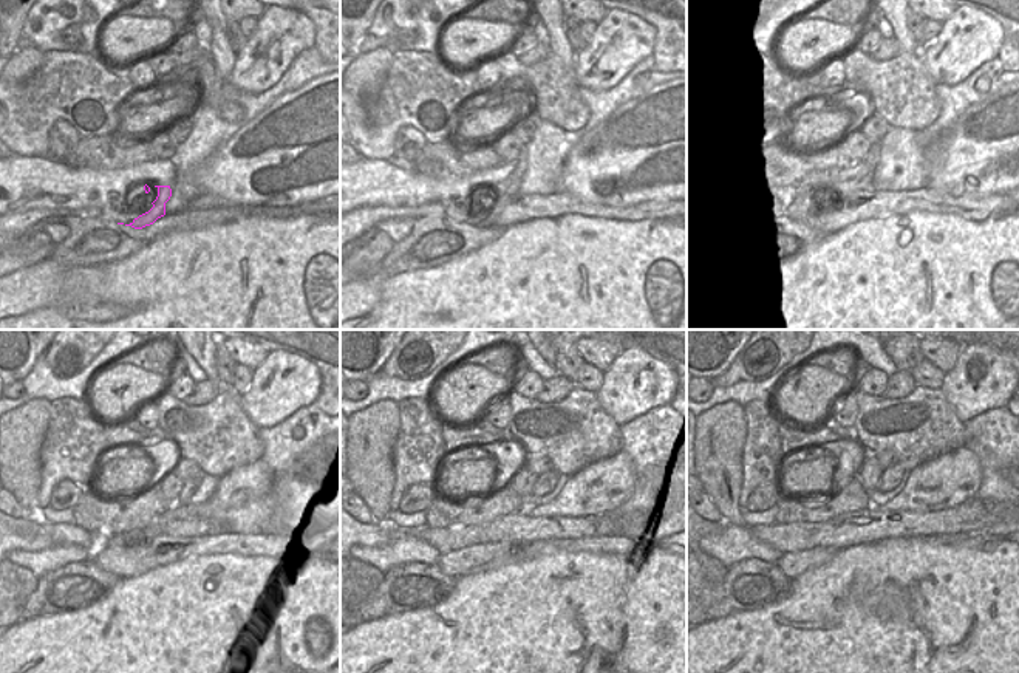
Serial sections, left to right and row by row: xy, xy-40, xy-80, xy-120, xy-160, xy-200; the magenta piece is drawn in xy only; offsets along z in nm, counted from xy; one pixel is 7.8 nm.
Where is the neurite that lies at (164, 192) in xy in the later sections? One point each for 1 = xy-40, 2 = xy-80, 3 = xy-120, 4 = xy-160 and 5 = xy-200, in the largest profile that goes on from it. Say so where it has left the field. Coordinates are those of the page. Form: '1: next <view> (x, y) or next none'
1: next xy-40 (503, 192)
2: next xy-80 (860, 183)
3: next xy-120 (178, 511)
4: next xy-160 (545, 483)
5: next xy-200 (891, 477)

